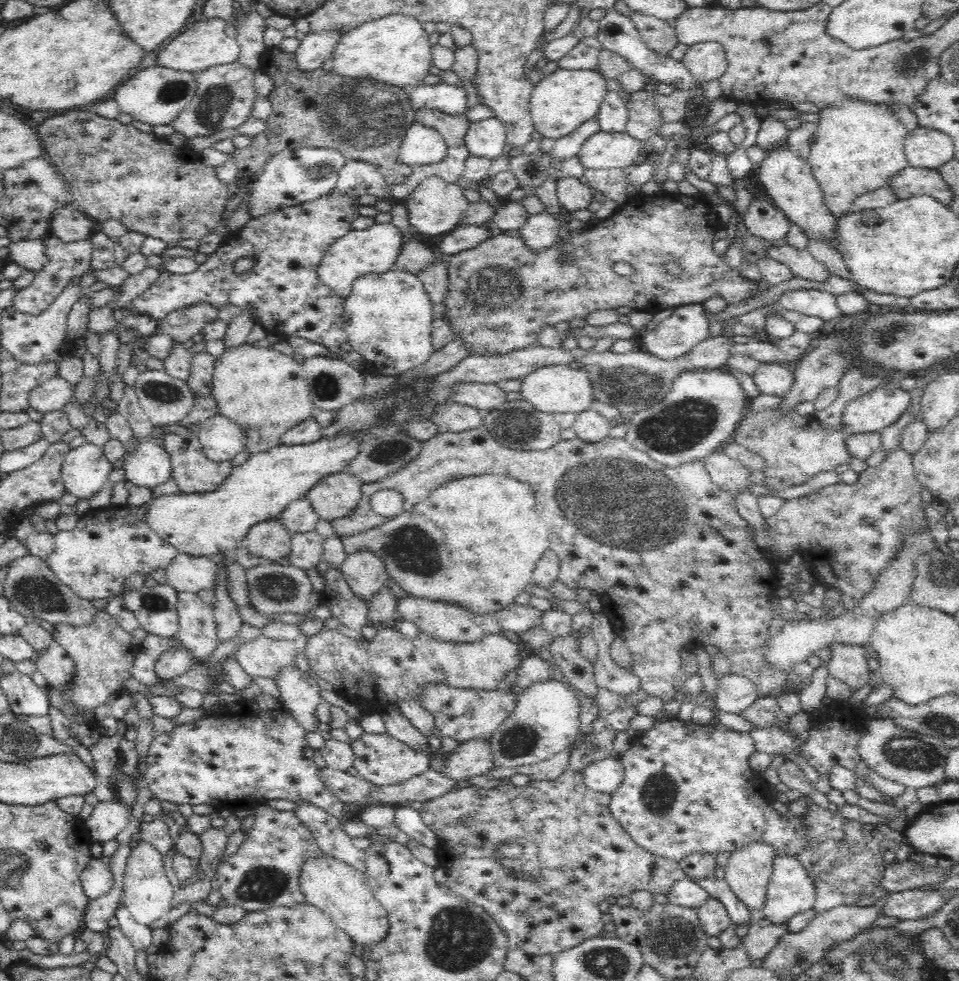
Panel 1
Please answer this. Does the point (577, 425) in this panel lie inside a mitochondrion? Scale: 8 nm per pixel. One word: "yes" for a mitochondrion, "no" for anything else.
no

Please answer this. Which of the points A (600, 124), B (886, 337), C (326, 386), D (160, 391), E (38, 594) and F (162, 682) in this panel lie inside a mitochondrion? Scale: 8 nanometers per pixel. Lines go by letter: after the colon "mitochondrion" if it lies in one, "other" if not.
A: other
B: mitochondrion
C: mitochondrion
D: mitochondrion
E: mitochondrion
F: other

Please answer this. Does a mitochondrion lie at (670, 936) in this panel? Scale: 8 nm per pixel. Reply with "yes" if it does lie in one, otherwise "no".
yes

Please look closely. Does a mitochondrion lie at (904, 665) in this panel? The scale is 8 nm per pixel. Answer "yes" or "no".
no

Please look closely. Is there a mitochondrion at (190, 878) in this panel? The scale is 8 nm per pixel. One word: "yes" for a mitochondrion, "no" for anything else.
no

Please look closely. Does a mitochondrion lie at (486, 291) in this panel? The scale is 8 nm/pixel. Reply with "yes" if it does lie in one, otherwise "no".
yes

